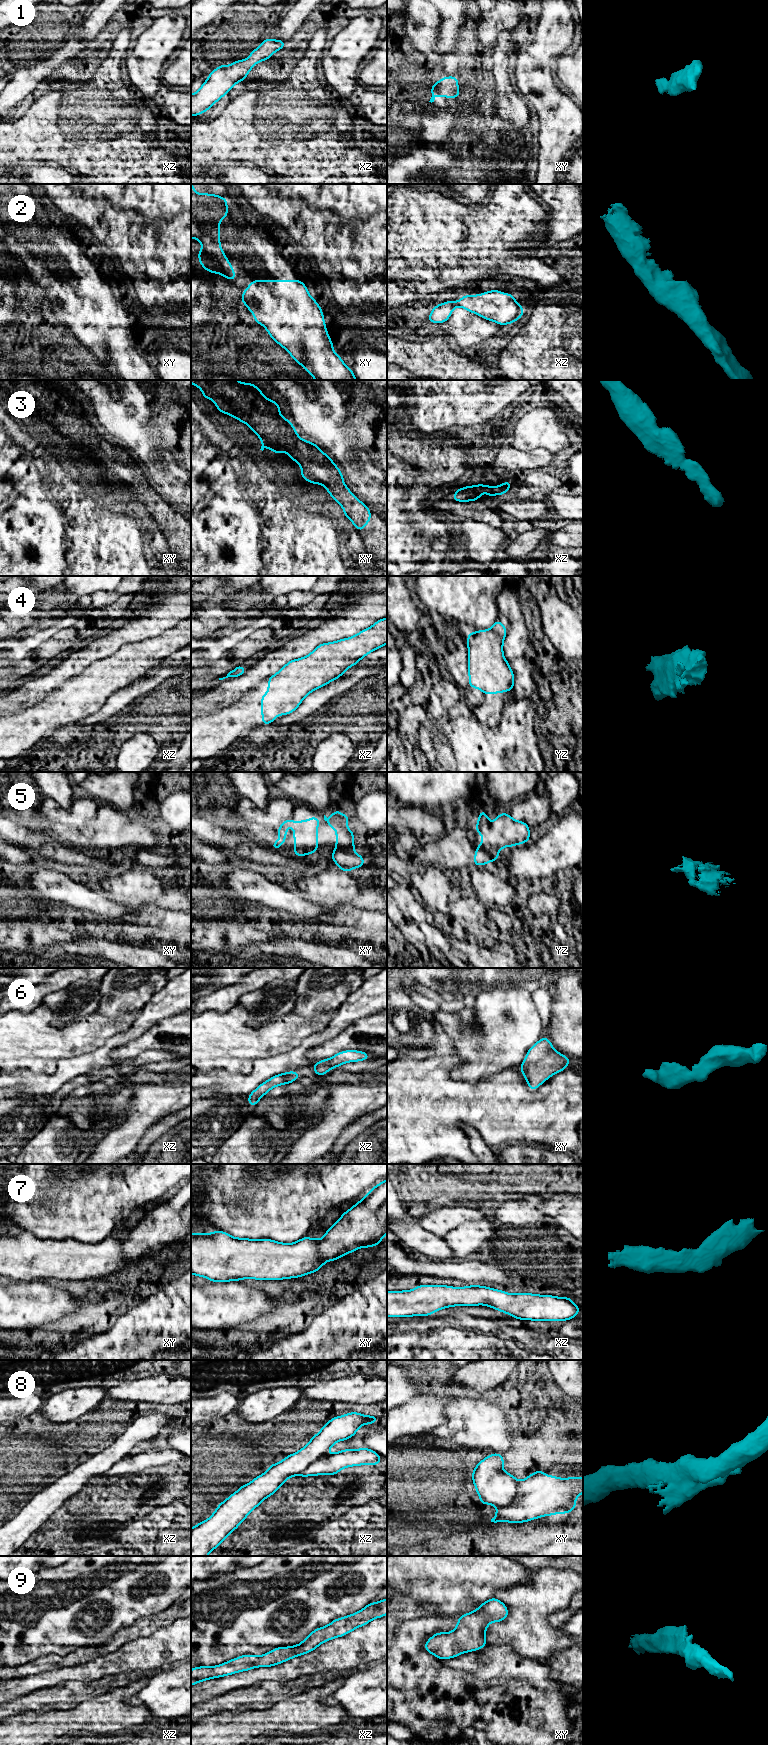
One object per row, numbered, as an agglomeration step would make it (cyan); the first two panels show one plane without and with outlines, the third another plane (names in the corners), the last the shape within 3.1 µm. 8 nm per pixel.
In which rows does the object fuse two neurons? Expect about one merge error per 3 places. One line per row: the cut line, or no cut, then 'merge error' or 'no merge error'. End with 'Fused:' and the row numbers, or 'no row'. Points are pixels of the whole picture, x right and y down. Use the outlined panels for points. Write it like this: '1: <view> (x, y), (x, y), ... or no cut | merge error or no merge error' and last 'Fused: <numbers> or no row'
1: no cut | no merge error
2: no cut | no merge error
3: no cut | no merge error
4: no cut | no merge error
5: xy (353, 850), (334, 851) | merge error
6: no cut | no merge error
7: no cut | no merge error
8: xy (518, 1481), (512, 1501), (507, 1505), (498, 1507) | merge error
9: no cut | no merge error
Fused: 5, 8

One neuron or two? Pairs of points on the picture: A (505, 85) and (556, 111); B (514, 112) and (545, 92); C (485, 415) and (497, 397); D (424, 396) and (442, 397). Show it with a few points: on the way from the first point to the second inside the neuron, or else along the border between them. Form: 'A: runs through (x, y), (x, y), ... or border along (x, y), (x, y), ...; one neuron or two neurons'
A: border along (520, 92), (527, 101); two neurons
B: border along (519, 92), (527, 101); two neurons
C: runs through (489, 411), (494, 401); one neuron
D: runs through (428, 396), (438, 396); one neuron

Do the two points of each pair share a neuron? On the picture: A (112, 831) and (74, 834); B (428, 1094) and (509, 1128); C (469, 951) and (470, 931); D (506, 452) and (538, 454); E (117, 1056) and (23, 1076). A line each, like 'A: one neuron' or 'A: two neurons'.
A: one neuron
B: one neuron
C: one neuron
D: one neuron
E: two neurons

